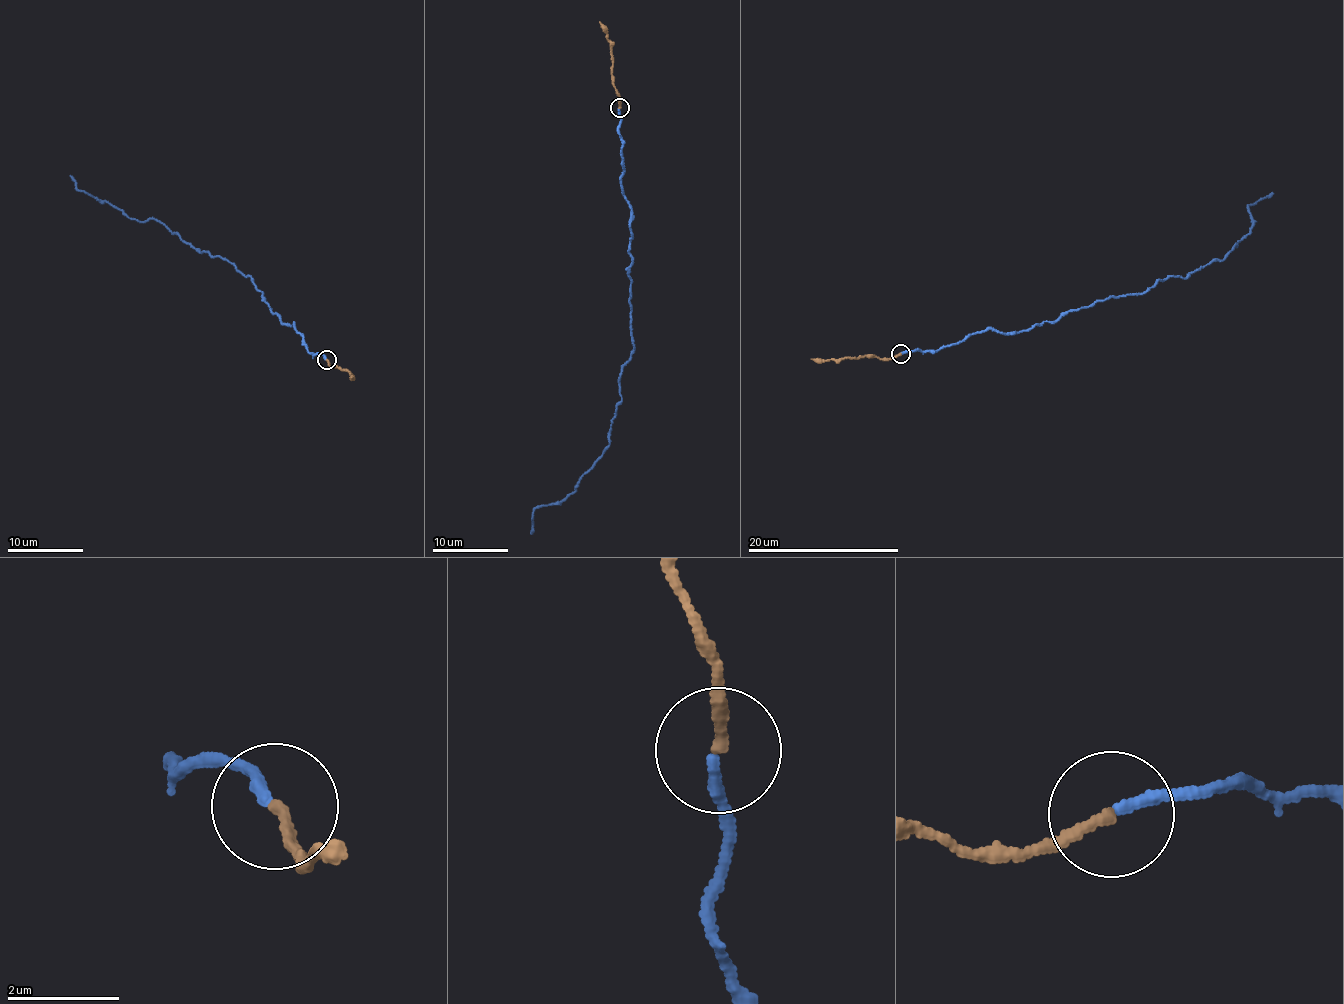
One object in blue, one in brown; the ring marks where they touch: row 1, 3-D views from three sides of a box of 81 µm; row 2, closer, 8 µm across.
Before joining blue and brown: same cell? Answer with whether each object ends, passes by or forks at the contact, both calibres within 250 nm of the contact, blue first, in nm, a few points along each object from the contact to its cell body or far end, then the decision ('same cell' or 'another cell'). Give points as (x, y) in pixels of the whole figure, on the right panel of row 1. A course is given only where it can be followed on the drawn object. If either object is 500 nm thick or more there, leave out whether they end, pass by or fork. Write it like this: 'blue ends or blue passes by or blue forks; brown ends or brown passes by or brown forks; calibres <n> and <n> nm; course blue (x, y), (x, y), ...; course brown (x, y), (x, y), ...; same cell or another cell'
blue ends; brown ends; calibres 190 and 170 nm; course blue (900, 353), (940, 350), (987, 328), (1023, 331), (1188, 278), (1225, 259), (1249, 235), (1249, 204), (1273, 193); course brown (900, 353), (881, 358), (810, 358); another cell

